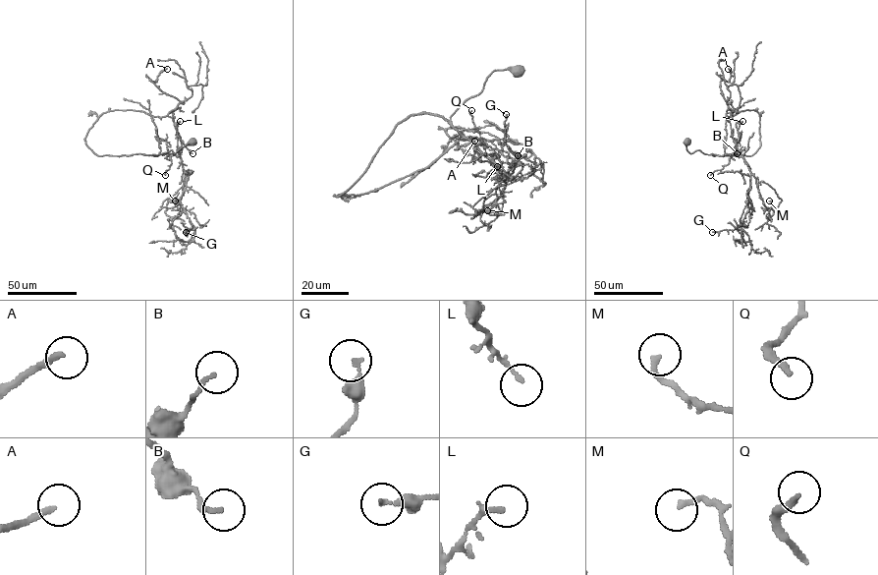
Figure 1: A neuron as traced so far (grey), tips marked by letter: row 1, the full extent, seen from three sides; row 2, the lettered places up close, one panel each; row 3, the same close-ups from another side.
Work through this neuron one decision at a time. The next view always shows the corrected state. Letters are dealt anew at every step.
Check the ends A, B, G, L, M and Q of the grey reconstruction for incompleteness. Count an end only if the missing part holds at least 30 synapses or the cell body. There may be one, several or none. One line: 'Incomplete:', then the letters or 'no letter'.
Incomplete: A

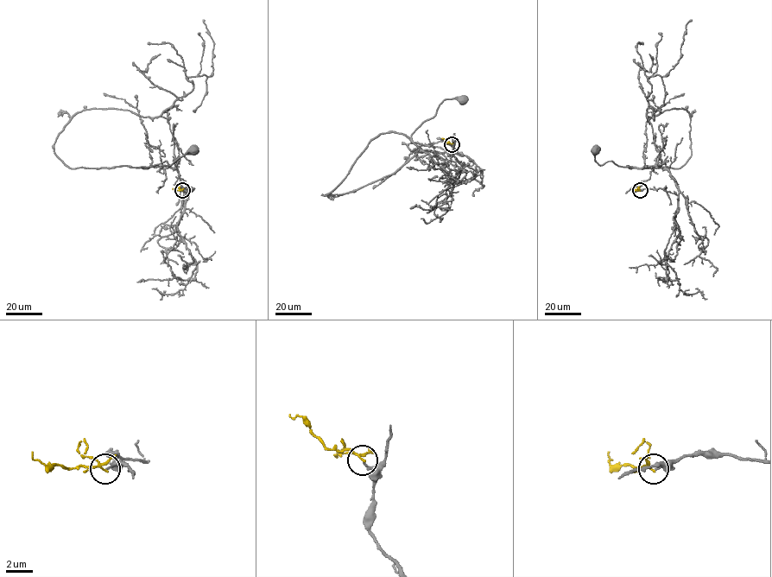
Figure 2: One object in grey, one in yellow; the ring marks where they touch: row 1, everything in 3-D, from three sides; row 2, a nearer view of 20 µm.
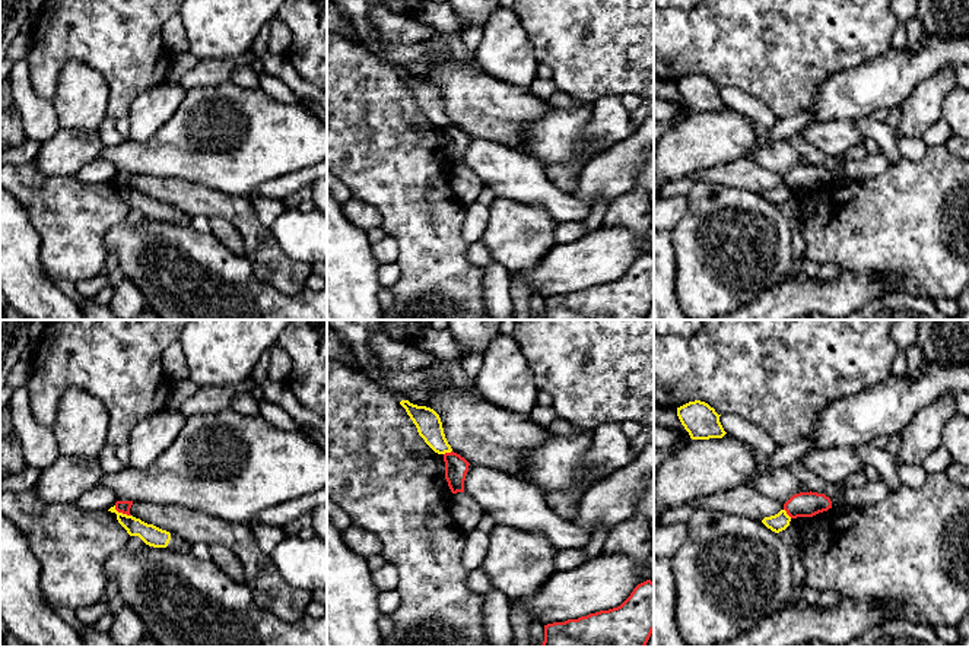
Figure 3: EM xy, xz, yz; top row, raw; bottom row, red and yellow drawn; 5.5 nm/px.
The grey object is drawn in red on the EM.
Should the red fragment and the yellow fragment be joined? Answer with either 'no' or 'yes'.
no

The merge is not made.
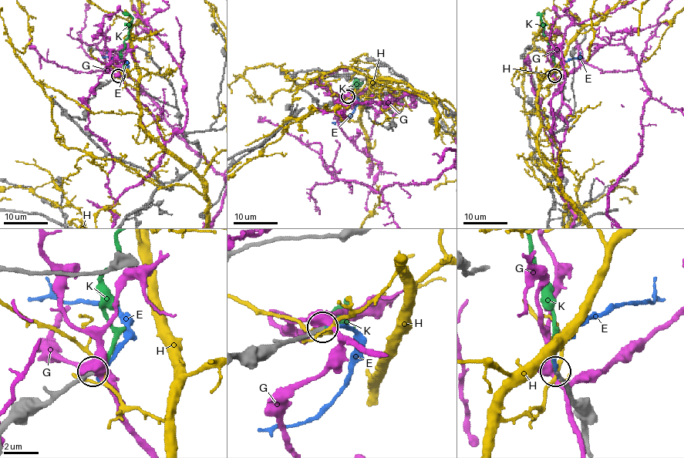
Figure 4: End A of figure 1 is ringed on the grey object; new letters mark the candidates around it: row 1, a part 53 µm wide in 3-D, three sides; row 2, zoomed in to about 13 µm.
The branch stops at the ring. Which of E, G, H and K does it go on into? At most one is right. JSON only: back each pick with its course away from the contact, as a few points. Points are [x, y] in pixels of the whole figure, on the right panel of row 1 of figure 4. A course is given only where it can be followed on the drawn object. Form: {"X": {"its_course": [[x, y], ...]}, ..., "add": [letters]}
{"K": {"its_course": [[555, 75], [554, 53], [544, 36], [541, 20], [544, 11]]}, "add": ["K"]}

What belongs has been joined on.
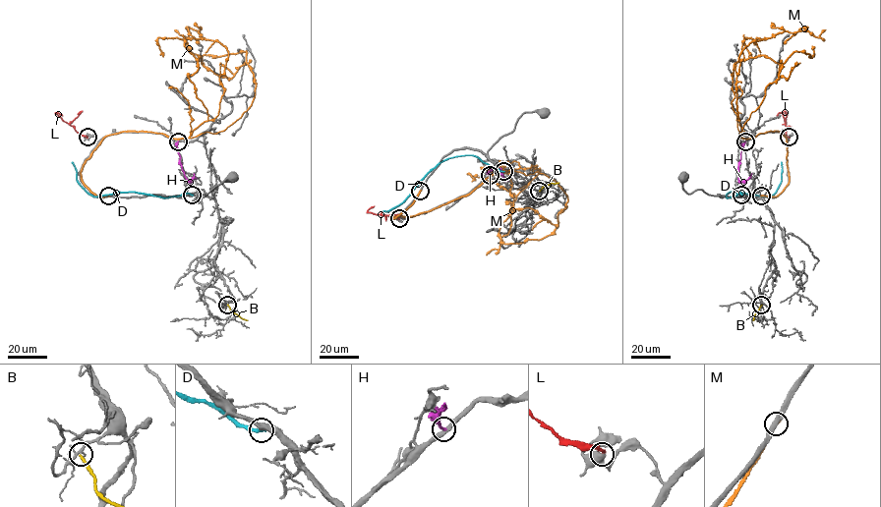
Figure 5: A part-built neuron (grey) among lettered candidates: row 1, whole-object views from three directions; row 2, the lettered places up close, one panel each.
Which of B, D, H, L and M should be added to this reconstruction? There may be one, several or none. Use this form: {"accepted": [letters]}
{"accepted": []}

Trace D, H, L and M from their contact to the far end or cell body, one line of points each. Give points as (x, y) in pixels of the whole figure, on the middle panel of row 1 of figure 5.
D: (503, 171), (472, 155), (449, 157), (440, 162), (398, 205), (383, 210)
H: (490, 175), (493, 168), (500, 168), (505, 182)
L: (399, 218), (367, 211), (374, 206)
M: (420, 191), (392, 218), (470, 194), (499, 171), (539, 168), (512, 202), (499, 249), (486, 254)

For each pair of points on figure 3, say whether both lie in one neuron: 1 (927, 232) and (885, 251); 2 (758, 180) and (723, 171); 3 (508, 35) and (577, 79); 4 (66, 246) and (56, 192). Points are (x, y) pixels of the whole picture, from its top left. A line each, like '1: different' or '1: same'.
1: same
2: same
3: different
4: same

